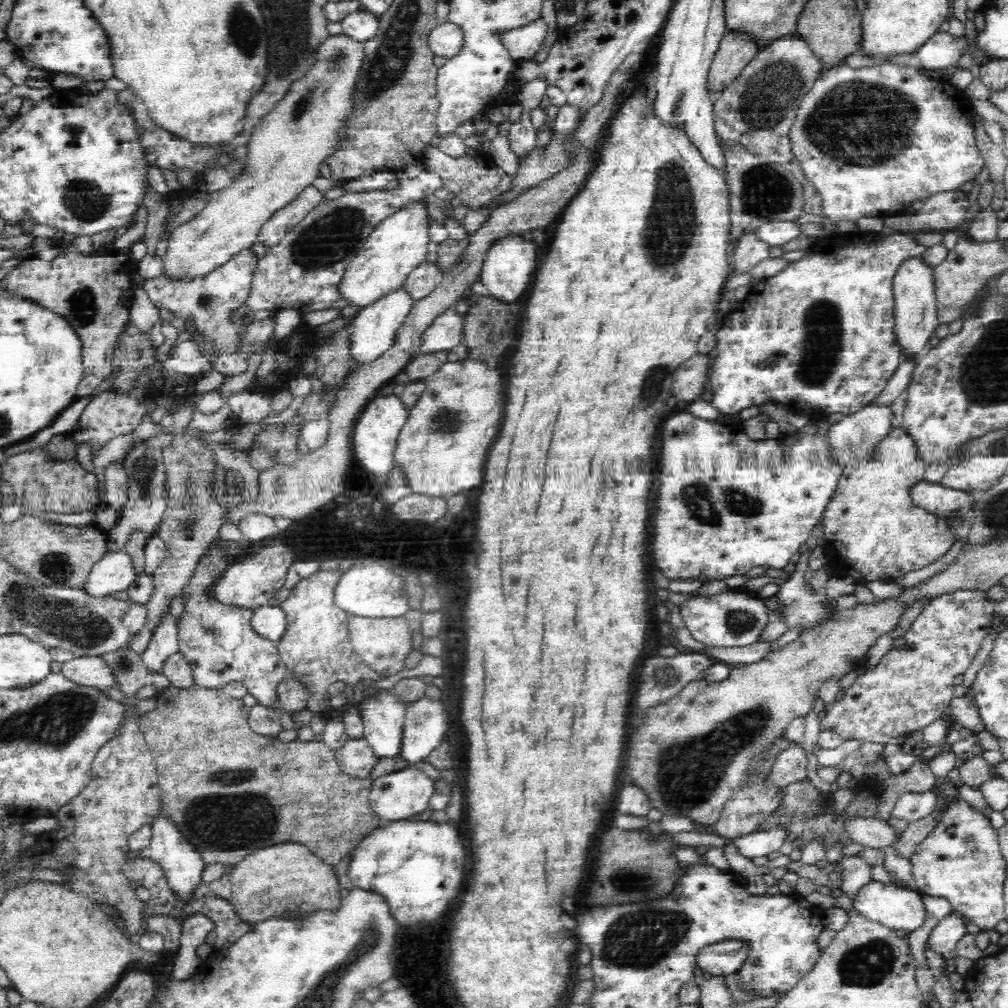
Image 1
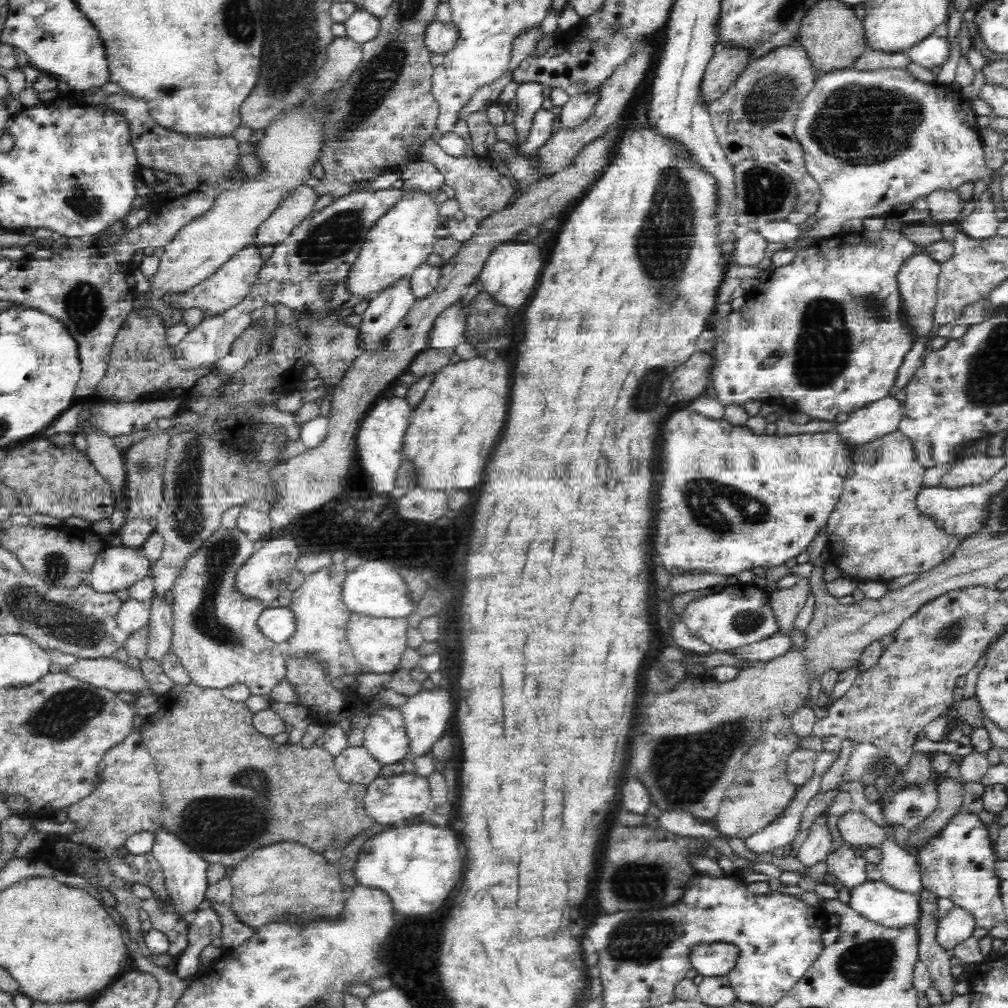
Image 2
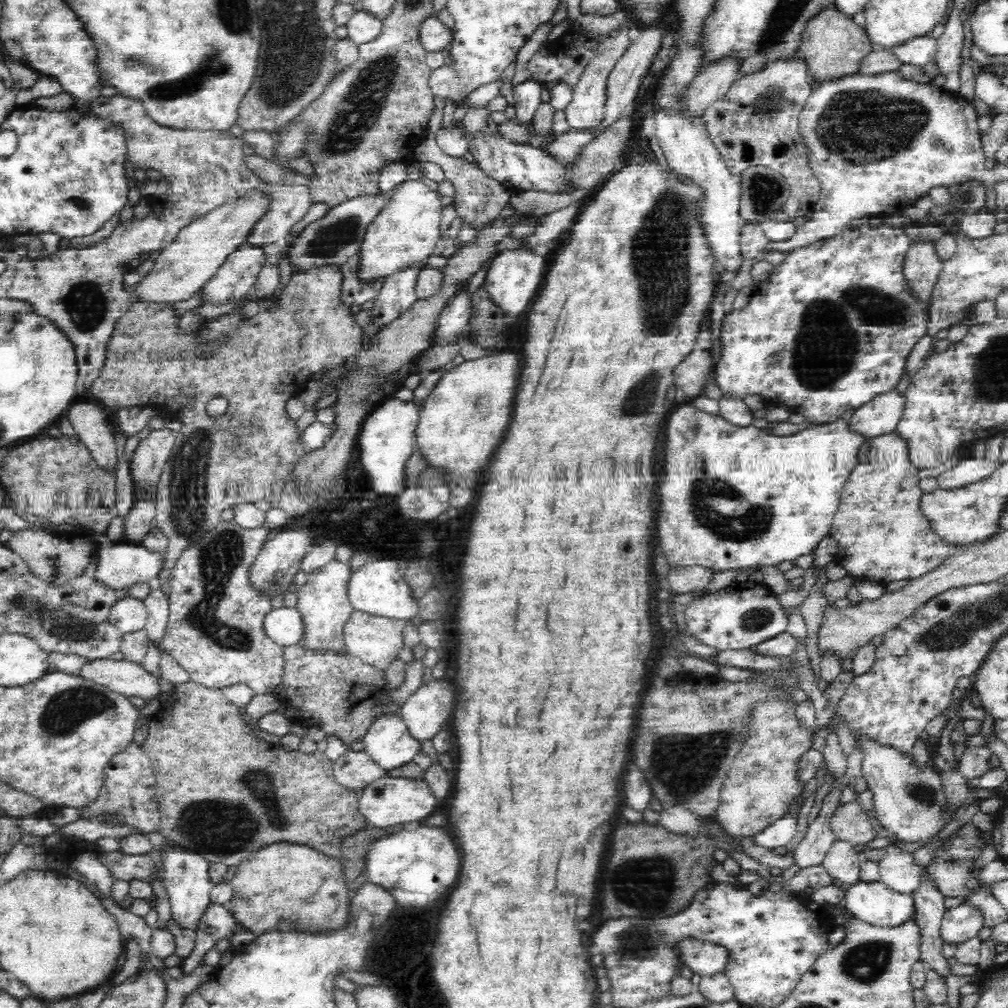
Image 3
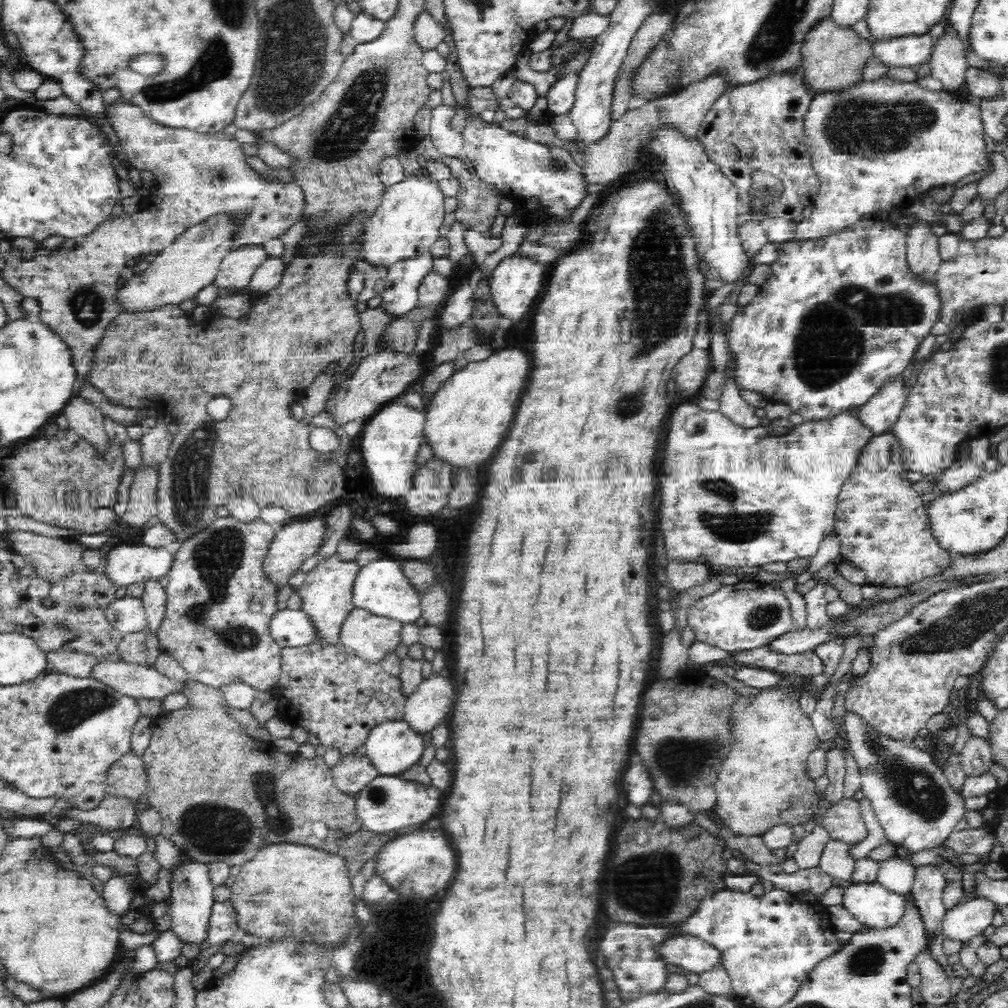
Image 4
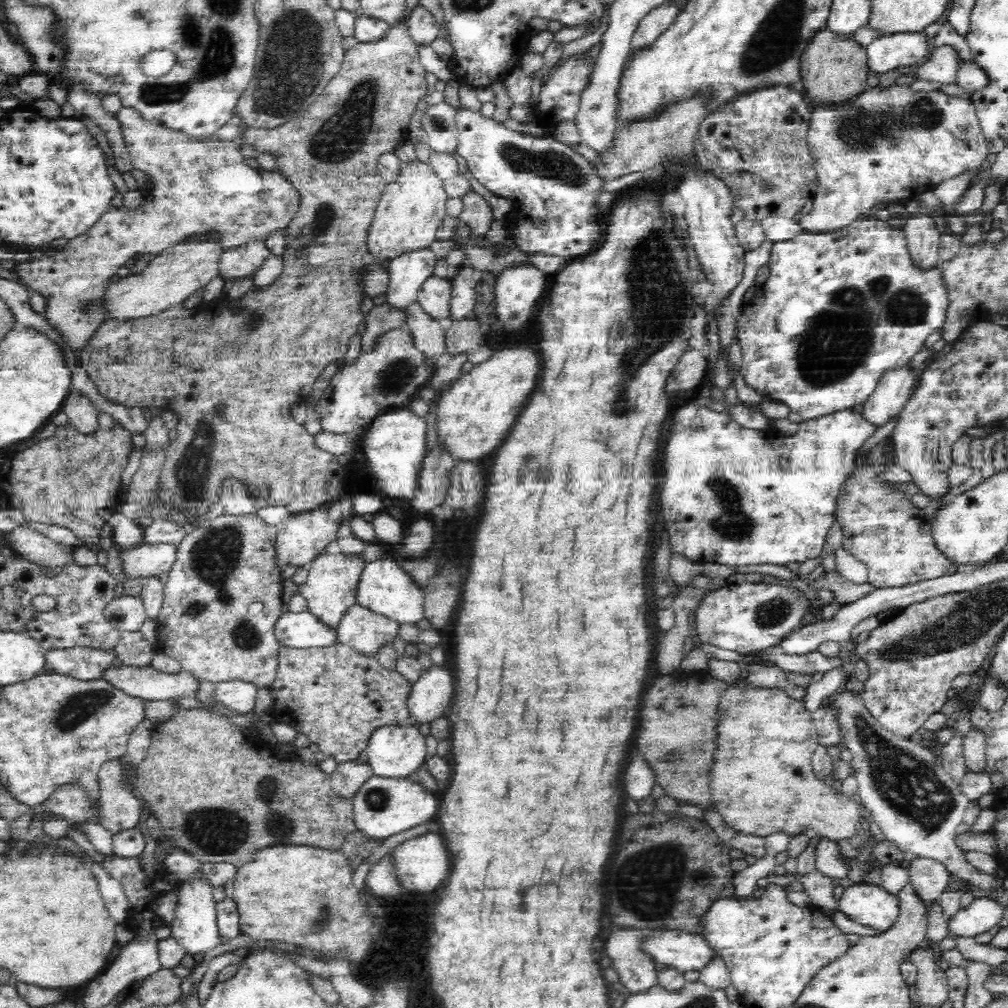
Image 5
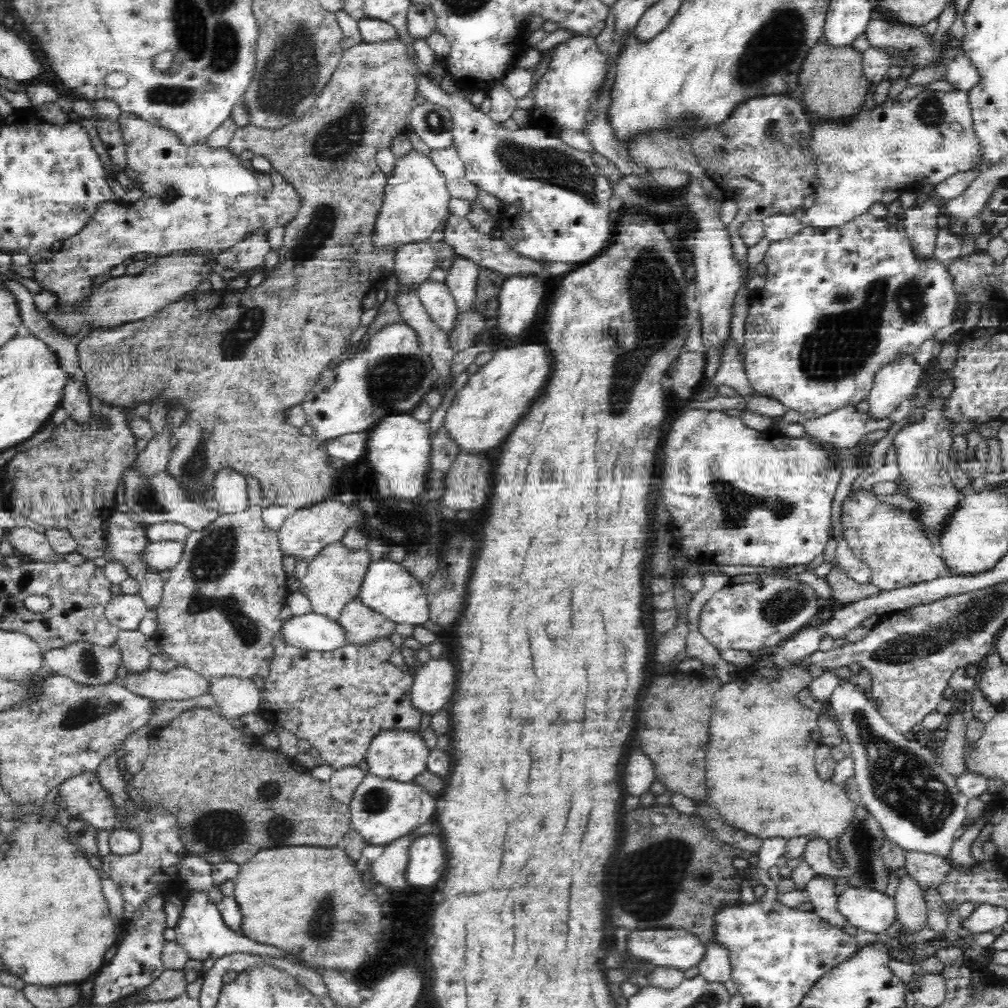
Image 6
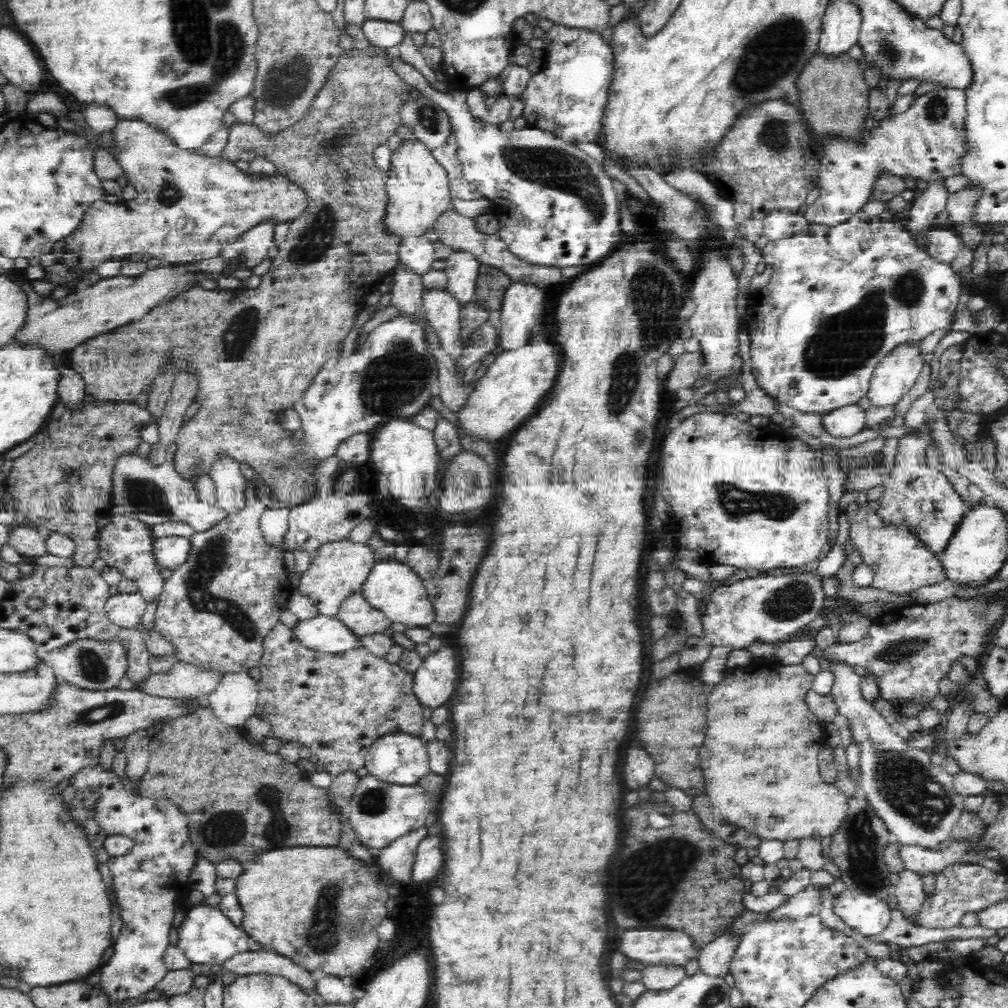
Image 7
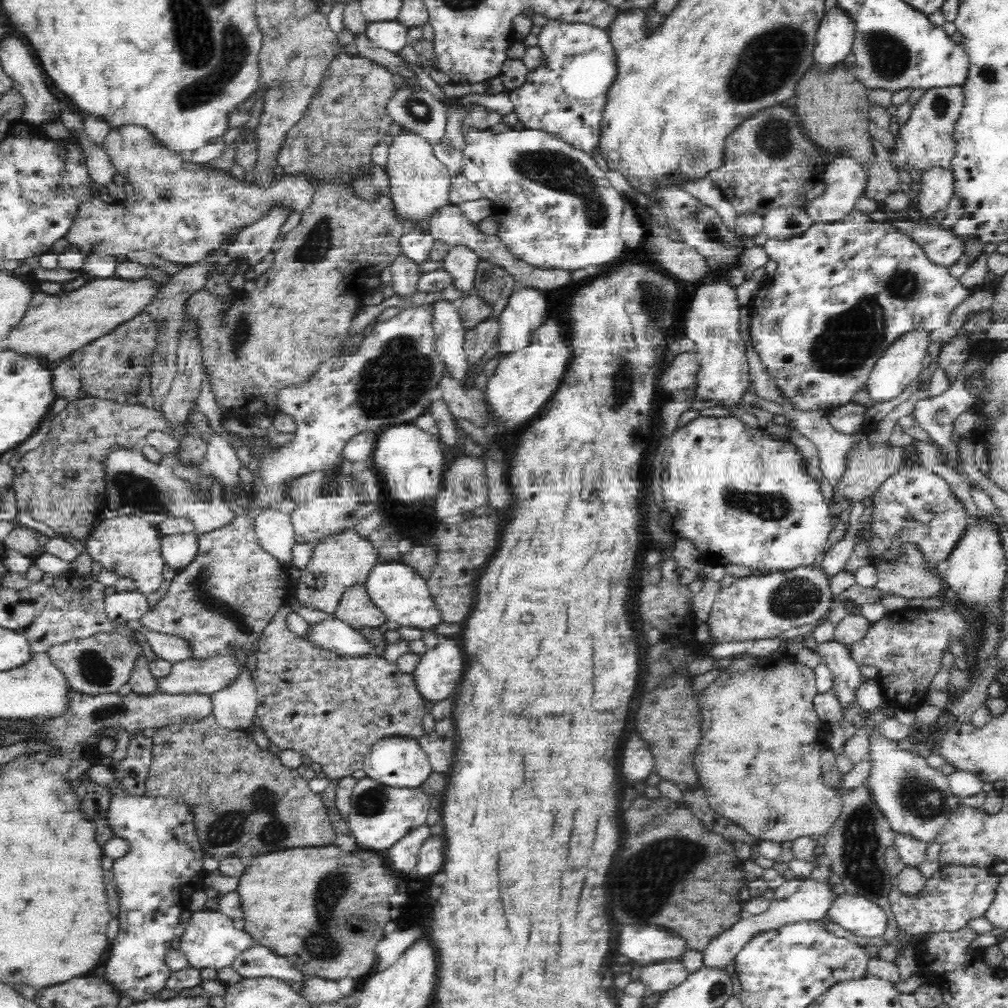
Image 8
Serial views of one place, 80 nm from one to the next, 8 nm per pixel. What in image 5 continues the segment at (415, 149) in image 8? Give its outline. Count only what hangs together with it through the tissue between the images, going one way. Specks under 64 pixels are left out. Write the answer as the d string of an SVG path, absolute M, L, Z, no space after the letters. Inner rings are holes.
M408 160L399 164L399 176L383 189L373 222L368 230L369 252L378 257L390 257L428 248L436 241L438 227L447 216L448 195L443 180L429 163Z

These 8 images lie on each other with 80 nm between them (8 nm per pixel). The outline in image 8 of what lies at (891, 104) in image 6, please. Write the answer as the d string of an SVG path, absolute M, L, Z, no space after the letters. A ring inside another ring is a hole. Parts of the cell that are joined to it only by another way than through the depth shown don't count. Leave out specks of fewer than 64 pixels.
M958 85L938 87L927 90L914 104L909 120L900 126L895 126L897 147L894 155L890 155L890 162L902 169L914 168L921 171L932 165L940 165L946 169L951 166L954 154L954 139L952 131L958 120L964 102L963 88ZM850 159L826 164L823 180L826 190L808 204L807 214L814 223L840 220L854 210L854 201L864 194L867 171Z

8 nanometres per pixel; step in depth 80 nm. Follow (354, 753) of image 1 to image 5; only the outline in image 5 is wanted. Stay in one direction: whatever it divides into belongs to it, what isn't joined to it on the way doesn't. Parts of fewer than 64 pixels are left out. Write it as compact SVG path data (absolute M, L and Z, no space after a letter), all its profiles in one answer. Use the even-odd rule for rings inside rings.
M355 761L340 764L329 776L331 789L335 796L339 796L339 798L352 799L362 783L366 782L372 775L371 766L367 763Z

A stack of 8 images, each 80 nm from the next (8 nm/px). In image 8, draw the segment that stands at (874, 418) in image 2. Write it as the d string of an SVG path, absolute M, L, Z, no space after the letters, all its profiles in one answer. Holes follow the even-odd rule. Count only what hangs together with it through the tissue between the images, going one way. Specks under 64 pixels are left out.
M920 327L902 333L882 354L873 366L867 380L867 390L871 402L884 402L898 396L918 376L922 360L928 353L932 342L932 331Z

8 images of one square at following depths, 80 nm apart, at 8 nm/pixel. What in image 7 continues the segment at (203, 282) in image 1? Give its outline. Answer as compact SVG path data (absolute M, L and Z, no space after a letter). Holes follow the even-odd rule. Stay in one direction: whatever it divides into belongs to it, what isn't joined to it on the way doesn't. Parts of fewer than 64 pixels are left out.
M264 220L260 224L246 230L238 236L233 244L222 250L220 257L228 260L242 260L245 269L254 269L269 254L269 249L274 245L274 228L277 220Z

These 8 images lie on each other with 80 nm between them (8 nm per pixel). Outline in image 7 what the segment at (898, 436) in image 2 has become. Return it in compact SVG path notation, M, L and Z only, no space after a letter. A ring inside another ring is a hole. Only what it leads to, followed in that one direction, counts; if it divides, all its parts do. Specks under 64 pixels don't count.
M854 501L848 504L844 512L850 522L849 542L860 548L860 561L869 566L874 573L872 588L902 596L946 581L941 559L932 556L931 552L928 552L926 547L903 526L886 528L879 522L875 509L870 509L868 503L862 505Z

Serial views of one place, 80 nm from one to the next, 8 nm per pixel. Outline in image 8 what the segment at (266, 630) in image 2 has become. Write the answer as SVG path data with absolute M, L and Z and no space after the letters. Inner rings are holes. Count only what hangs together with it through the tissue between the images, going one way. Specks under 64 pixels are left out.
M336 618L310 625L305 636L318 646L346 657L383 657L386 652L386 649L381 649L381 642L374 644L366 638L363 631Z

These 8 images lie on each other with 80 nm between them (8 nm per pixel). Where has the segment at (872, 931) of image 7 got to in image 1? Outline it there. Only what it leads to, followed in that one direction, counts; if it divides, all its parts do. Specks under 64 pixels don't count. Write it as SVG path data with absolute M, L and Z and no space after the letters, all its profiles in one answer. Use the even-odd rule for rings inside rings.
M871 880L855 892L853 907L868 920L880 923L882 926L899 931L914 932L922 926L925 919L925 906L921 895L922 893L906 890L892 882L884 884Z

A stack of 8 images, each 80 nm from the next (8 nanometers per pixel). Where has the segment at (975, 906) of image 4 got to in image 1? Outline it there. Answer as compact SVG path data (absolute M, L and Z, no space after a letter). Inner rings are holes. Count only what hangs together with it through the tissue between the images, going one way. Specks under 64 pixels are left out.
M956 909L945 916L932 930L927 939L928 945L938 953L948 954L966 936L968 932L967 918Z

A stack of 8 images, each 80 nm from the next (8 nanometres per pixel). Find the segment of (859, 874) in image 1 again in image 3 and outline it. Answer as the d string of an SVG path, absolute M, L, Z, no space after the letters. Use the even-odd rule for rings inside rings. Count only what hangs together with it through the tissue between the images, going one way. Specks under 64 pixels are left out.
M836 840L830 845L821 865L830 873L832 878L853 885L857 883L859 864L863 857L854 851L854 845L844 840Z

